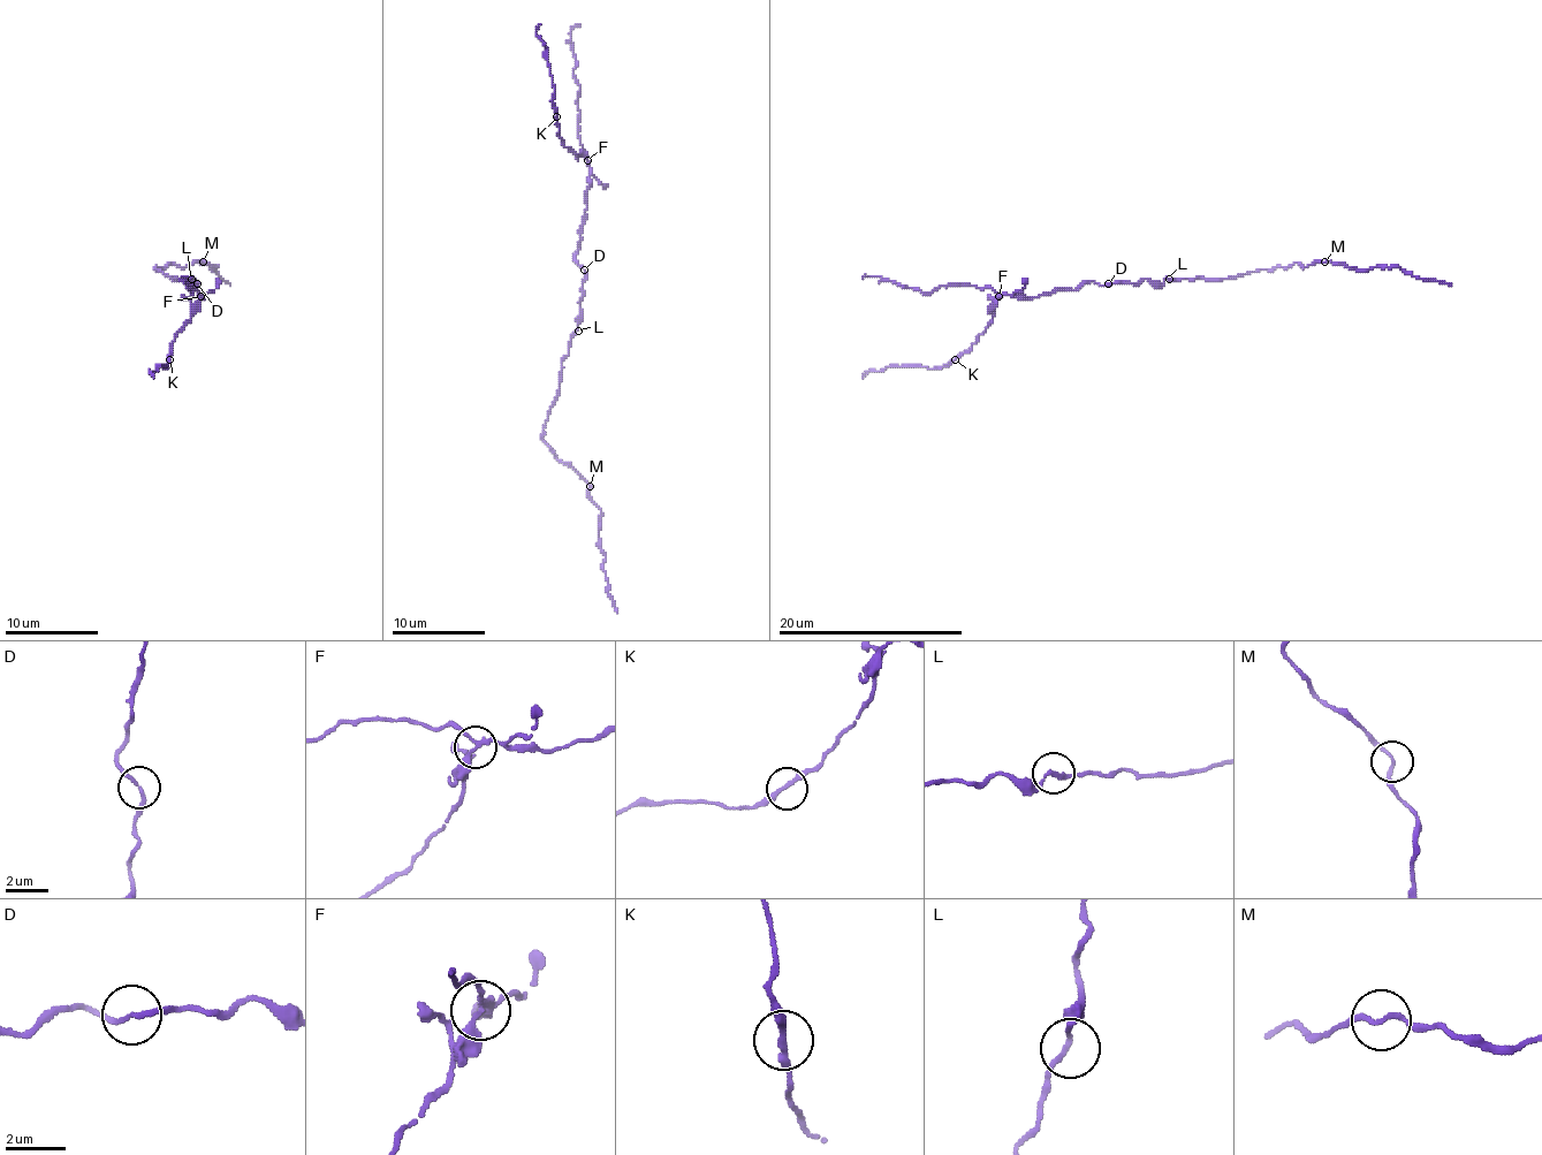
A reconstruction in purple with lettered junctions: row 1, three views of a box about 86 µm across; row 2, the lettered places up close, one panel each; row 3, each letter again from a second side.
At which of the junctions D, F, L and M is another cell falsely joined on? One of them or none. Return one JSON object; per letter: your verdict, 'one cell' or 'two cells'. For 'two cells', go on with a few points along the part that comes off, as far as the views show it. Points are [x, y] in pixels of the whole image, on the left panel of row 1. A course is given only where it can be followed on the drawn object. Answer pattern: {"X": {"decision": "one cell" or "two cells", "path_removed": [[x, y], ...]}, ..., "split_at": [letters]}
{"D": {"decision": "one cell"}, "F": {"decision": "two cells", "path_removed": [[200, 297], [174, 339], [167, 369], [160, 366], [149, 371], [153, 378]]}, "L": {"decision": "one cell"}, "M": {"decision": "one cell"}, "split_at": ["F"]}

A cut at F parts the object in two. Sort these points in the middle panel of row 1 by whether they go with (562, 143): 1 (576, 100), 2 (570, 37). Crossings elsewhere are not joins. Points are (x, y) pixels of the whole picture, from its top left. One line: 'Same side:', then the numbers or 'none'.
Same side: none

